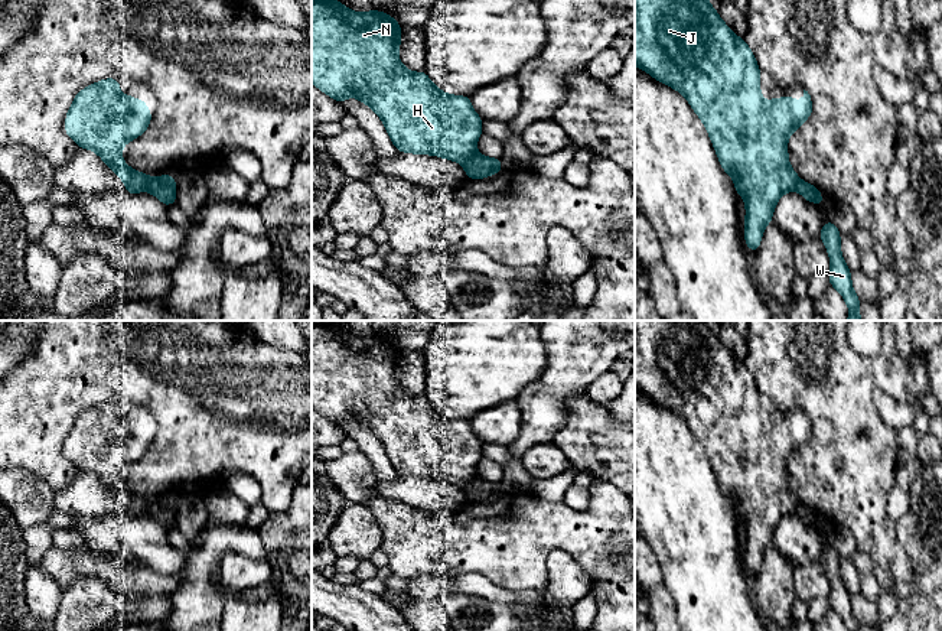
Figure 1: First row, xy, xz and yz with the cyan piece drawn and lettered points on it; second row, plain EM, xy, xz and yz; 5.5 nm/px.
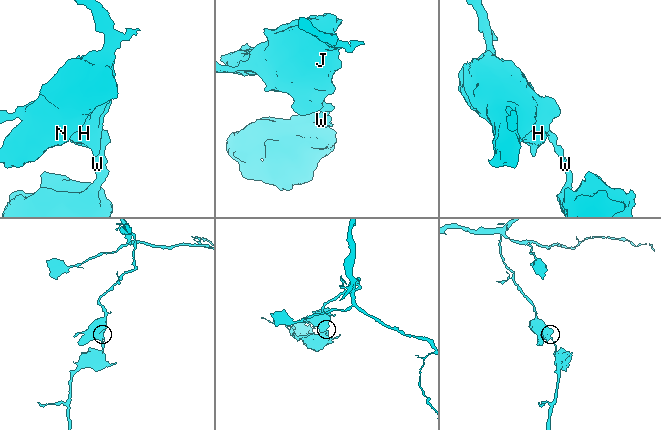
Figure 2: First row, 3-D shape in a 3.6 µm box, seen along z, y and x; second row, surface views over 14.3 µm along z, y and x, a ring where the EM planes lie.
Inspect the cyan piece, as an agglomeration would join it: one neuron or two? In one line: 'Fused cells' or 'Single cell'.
Fused cells

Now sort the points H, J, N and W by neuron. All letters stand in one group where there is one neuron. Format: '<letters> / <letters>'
H J N / W

